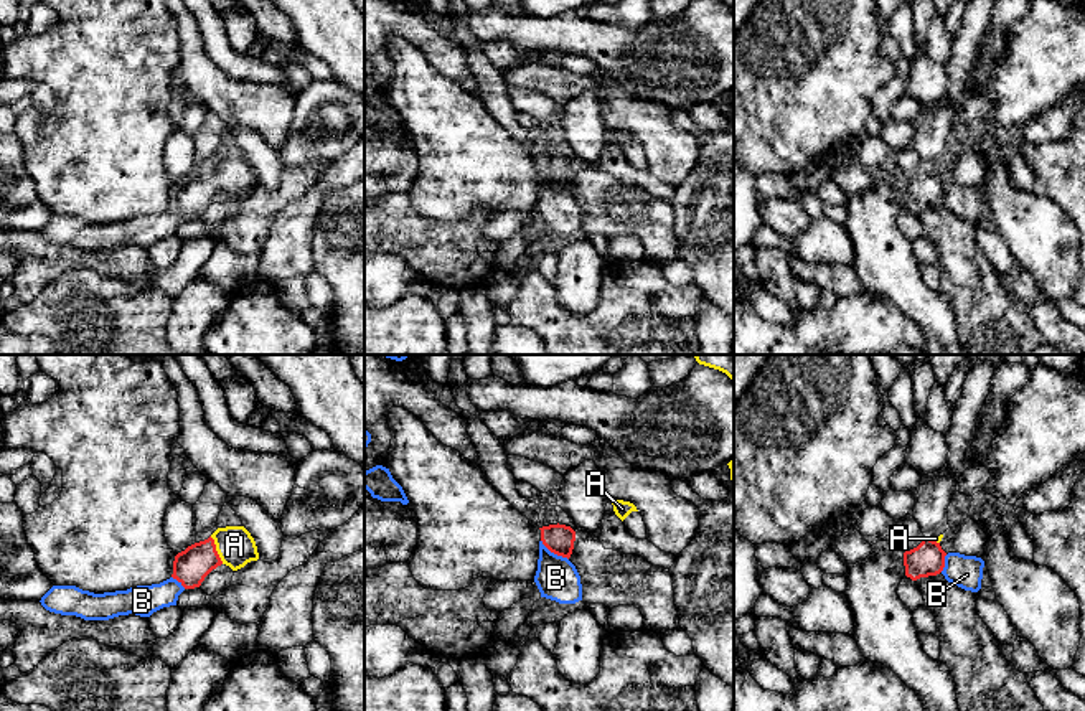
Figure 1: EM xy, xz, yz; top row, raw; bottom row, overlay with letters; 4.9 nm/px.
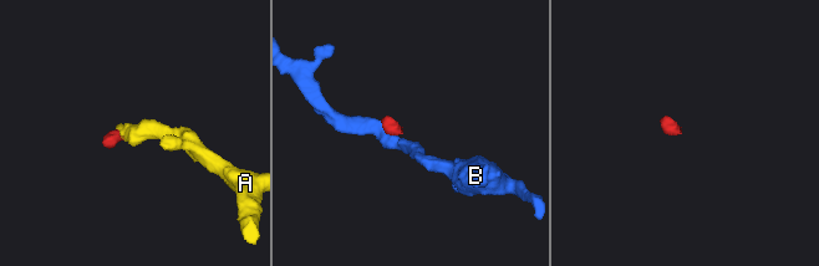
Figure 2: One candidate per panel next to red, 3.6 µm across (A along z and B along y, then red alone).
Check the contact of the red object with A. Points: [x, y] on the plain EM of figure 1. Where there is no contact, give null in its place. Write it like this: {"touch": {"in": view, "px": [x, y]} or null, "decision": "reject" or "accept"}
{"touch": {"in": "xy", "px": [215, 180]}, "decision": "accept"}

